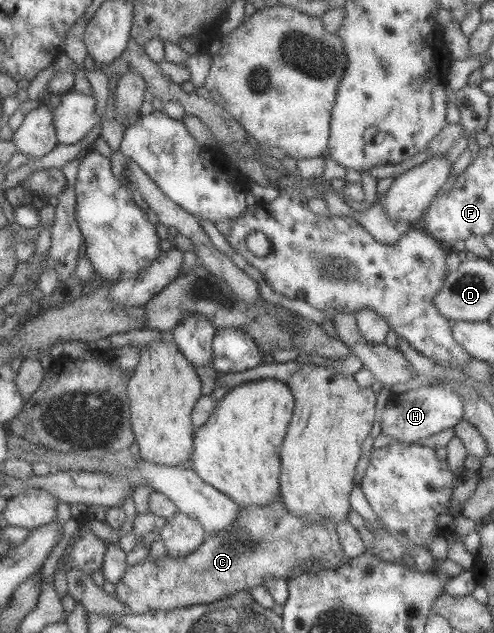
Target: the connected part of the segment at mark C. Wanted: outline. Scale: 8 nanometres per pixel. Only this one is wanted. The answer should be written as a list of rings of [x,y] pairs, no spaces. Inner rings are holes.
[[[282,498],[267,506],[241,506],[238,522],[229,530],[207,537],[205,542],[187,557],[159,559],[149,556],[141,563],[129,566],[119,584],[117,597],[133,614],[181,608],[194,604],[215,603],[234,592],[249,591],[262,585],[264,576],[279,575],[289,578],[295,567],[307,561],[336,568],[349,558],[341,547],[337,529],[329,519],[307,522],[293,516],[282,503]]]

